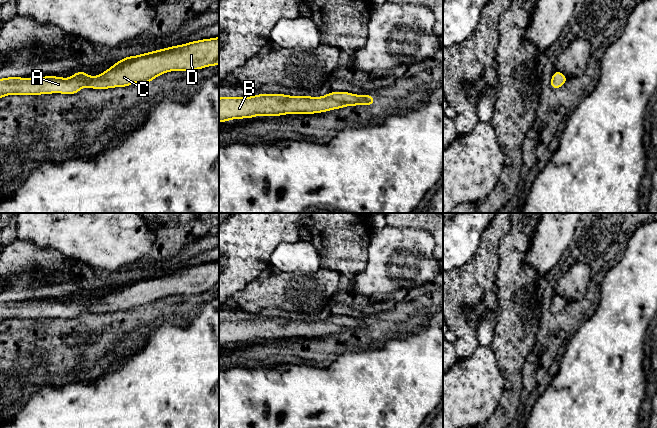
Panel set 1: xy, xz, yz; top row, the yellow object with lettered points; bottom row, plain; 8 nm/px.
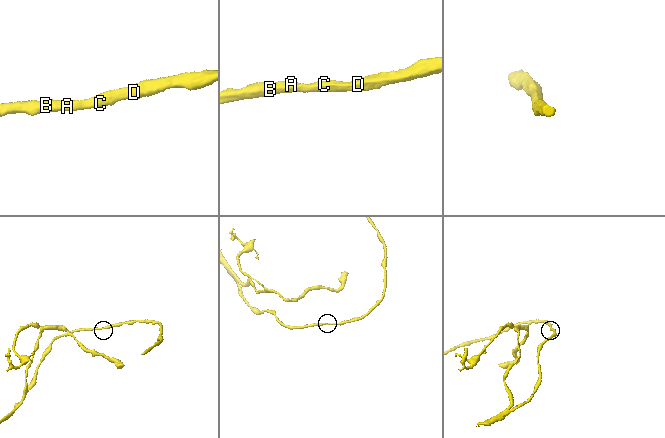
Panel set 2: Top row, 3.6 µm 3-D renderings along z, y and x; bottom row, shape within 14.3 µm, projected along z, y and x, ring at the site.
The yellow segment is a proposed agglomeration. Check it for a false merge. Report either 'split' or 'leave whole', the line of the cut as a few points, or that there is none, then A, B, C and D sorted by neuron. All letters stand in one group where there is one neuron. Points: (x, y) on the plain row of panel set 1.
leave whole; no cut; A B C D

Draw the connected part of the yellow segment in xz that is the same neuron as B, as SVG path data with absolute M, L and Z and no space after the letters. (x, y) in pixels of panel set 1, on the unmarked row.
M338 315L330 316L323 321L310 321L306 320L289 320L285 318L257 318L251 321L221 321L219 322L219 346L226 346L232 343L243 343L243 342L253 342L256 340L281 340L285 338L314 338L327 336L334 333L340 333L346 330L357 330L359 328L364 329L365 331L370 330L375 327L375 321L367 318L365 320L356 319L353 317Z

